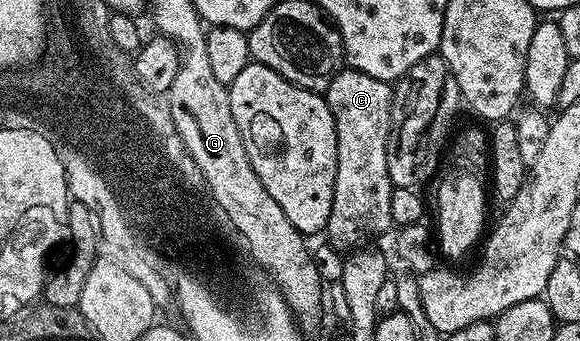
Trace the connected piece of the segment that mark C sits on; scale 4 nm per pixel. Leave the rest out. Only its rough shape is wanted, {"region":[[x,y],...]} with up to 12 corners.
{"region":[[340,70],[326,98],[338,161],[326,235],[393,230],[392,83]]}

